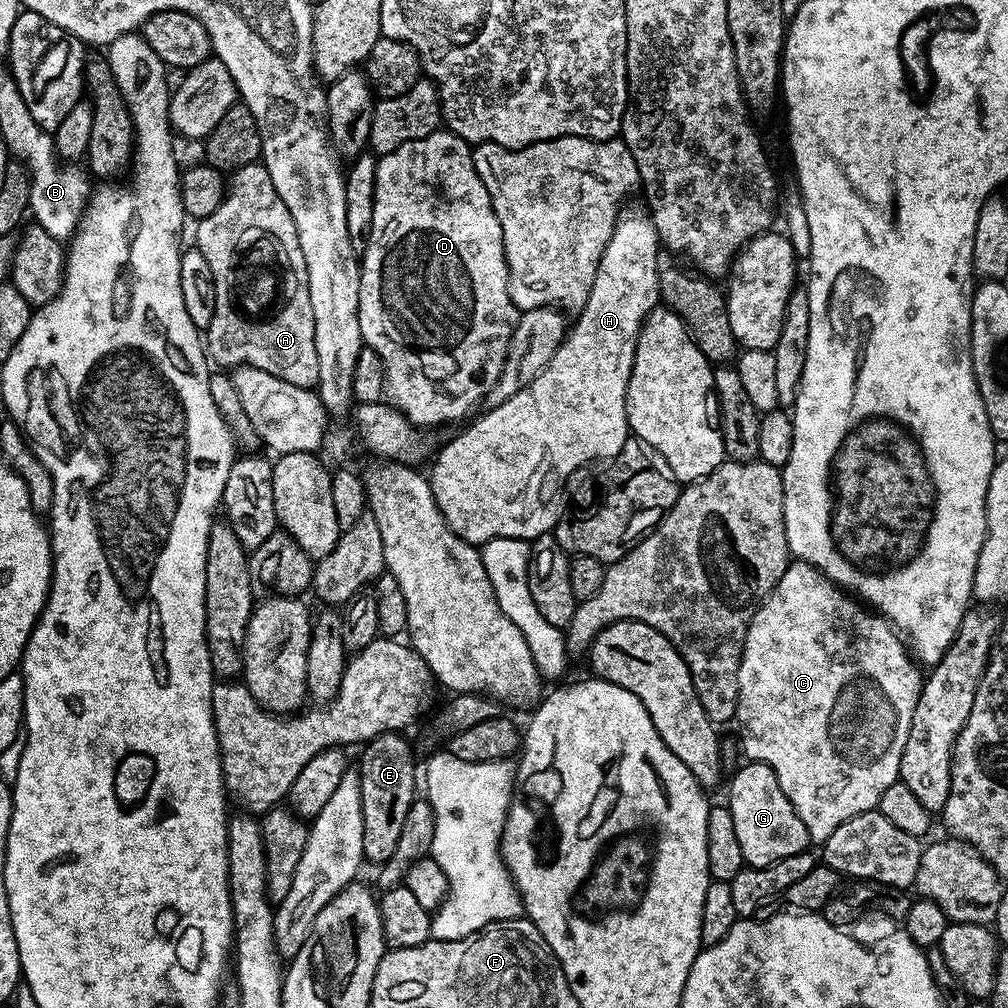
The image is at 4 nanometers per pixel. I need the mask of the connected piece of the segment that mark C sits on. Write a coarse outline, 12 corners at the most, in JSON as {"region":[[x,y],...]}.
{"region":[[789,563],[734,724],[823,845],[899,781],[922,672]]}

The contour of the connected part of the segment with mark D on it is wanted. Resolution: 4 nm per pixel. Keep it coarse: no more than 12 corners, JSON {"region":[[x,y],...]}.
{"region":[[472,148],[376,162],[358,326],[417,429],[496,385],[521,311]]}

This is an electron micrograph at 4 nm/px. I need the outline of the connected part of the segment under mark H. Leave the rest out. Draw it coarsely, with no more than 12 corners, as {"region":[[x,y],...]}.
{"region":[[621,215],[554,358],[432,464],[470,545],[531,542],[630,438],[661,303],[651,219]]}

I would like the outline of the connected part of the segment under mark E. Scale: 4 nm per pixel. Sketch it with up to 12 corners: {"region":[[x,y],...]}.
{"region":[[399,733],[363,747],[365,859],[394,856],[416,799],[416,766]]}

